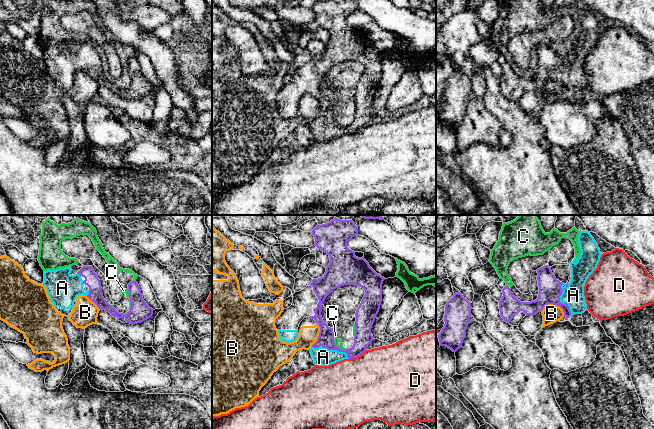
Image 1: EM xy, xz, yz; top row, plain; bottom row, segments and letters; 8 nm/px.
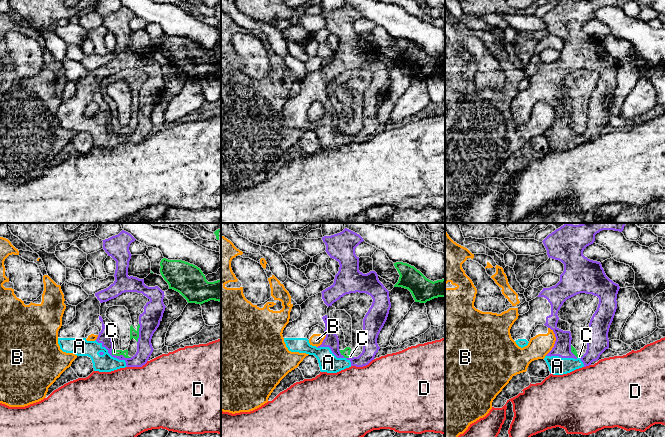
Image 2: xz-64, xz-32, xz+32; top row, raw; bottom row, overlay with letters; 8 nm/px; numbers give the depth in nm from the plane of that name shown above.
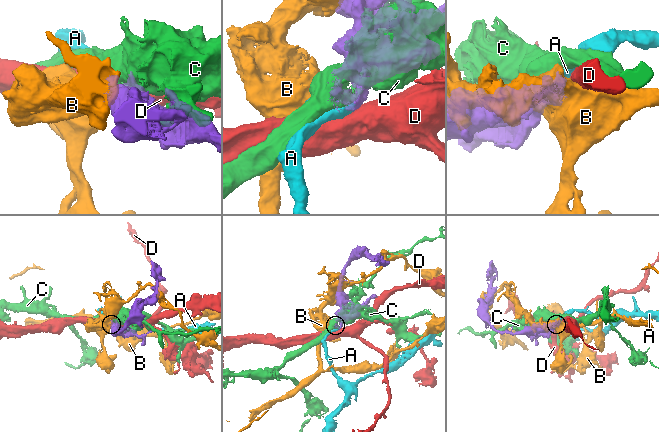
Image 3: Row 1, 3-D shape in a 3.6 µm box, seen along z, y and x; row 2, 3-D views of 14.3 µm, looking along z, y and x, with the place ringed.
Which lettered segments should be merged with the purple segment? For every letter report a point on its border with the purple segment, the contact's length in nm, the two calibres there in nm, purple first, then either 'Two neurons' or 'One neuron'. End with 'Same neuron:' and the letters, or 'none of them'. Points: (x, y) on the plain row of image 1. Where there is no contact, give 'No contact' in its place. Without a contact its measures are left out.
A: Touches purple at xz (331, 125). Shared border 320 nm. Thickness 130 nm (purple) against 140 nm. One neuron
B: Touches purple at yz (554, 80). Shared border 200 nm. Thickness 180 nm (purple) against 150 nm. Two neurons
C: Touches purple at xz (337, 123). Shared border 140 nm. Thickness 140 nm (purple) against 60 nm. Two neurons
D: Touches purple at xz (357, 132). Shared border 170 nm. Thickness 140 nm (purple) against 500 nm. Two neurons
Same neuron: A

